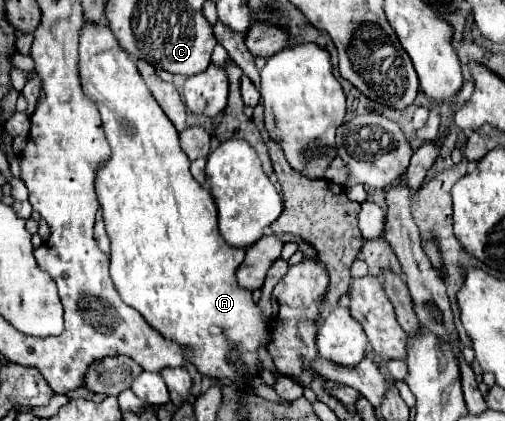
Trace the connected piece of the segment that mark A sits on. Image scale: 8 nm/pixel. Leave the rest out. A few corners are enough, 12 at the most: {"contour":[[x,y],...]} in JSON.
{"contour":[[107,24],[79,78],[119,296],[219,382],[269,326],[179,132]]}

